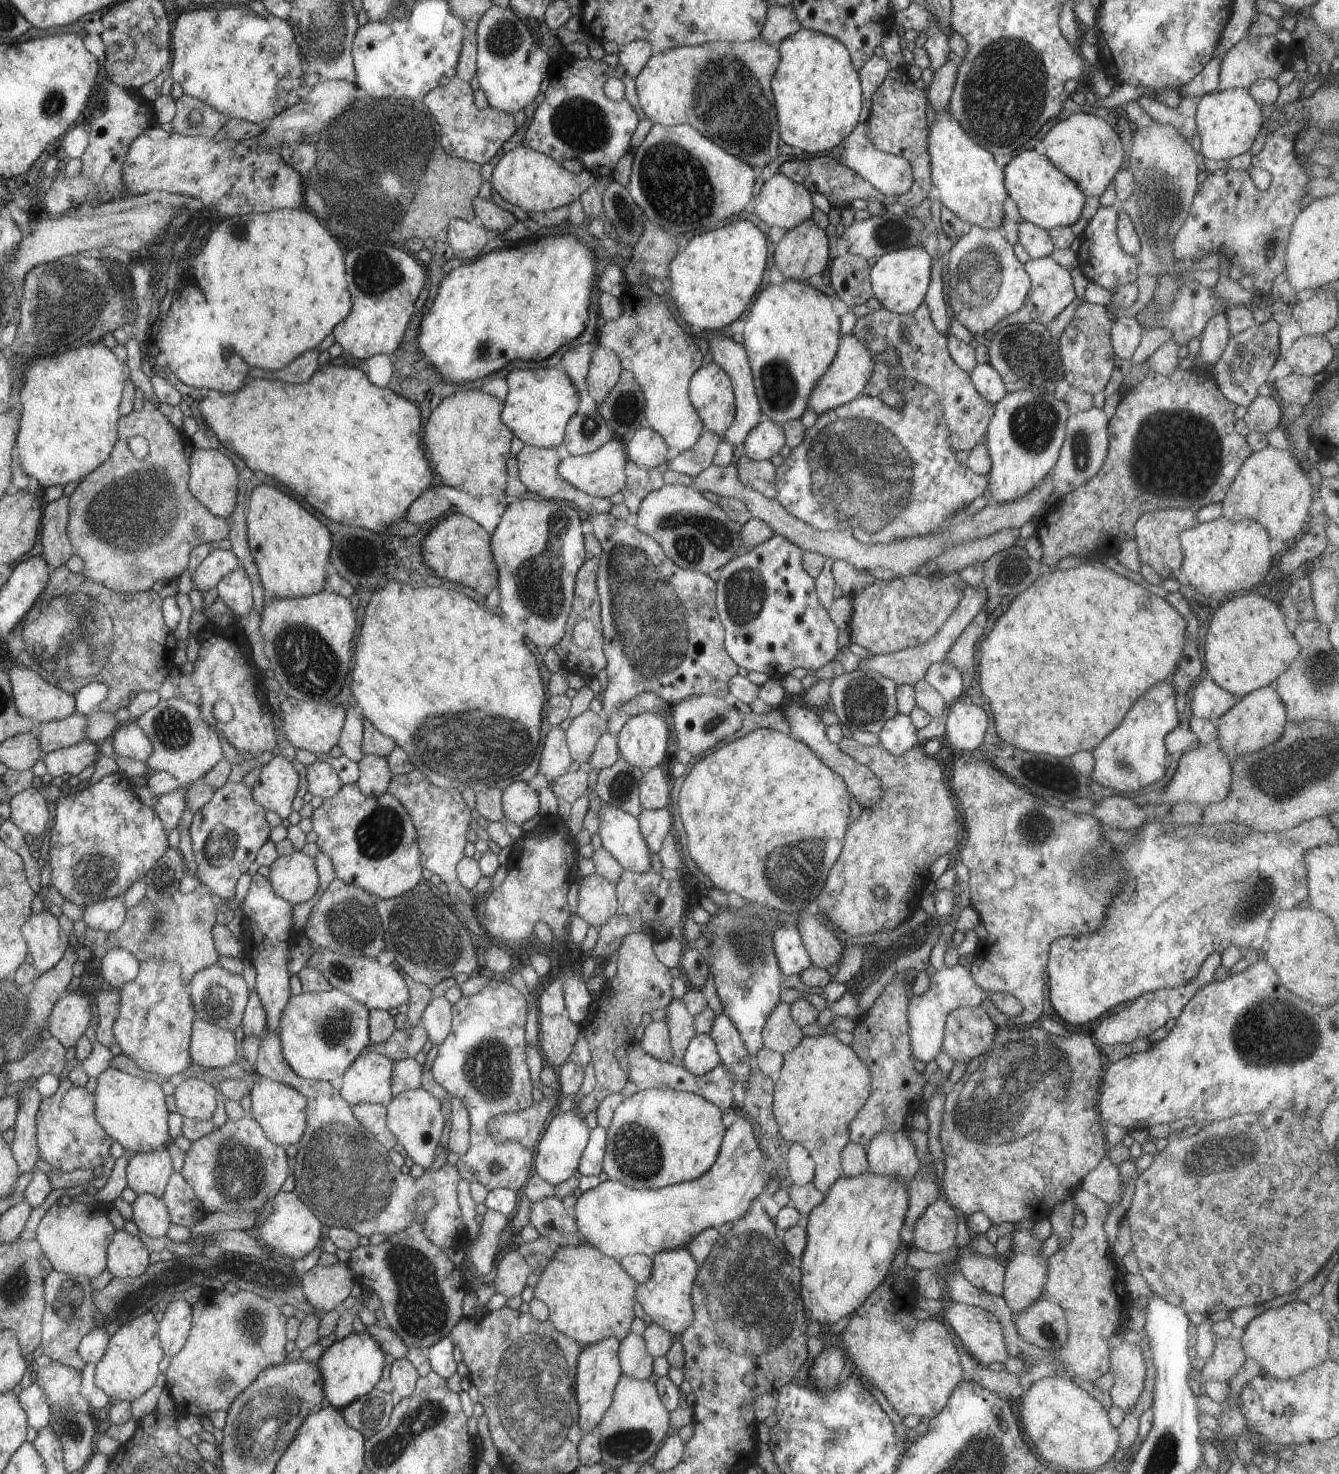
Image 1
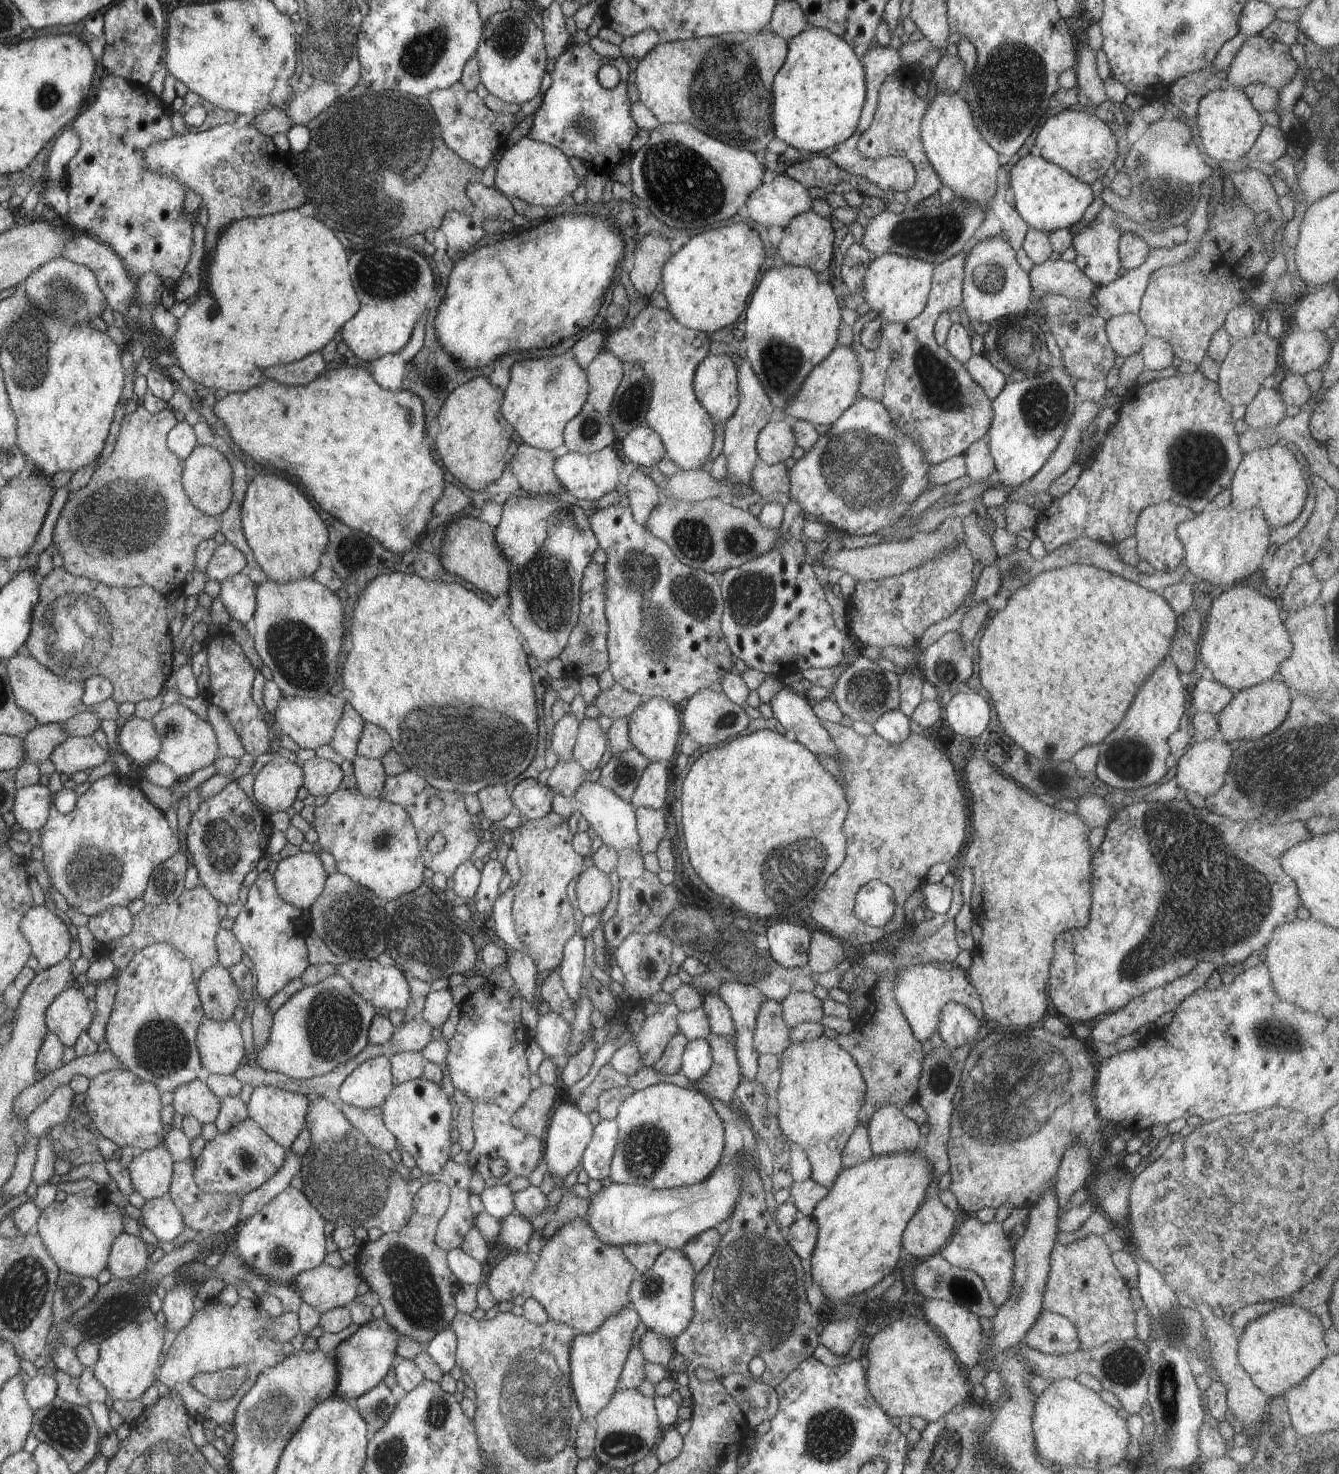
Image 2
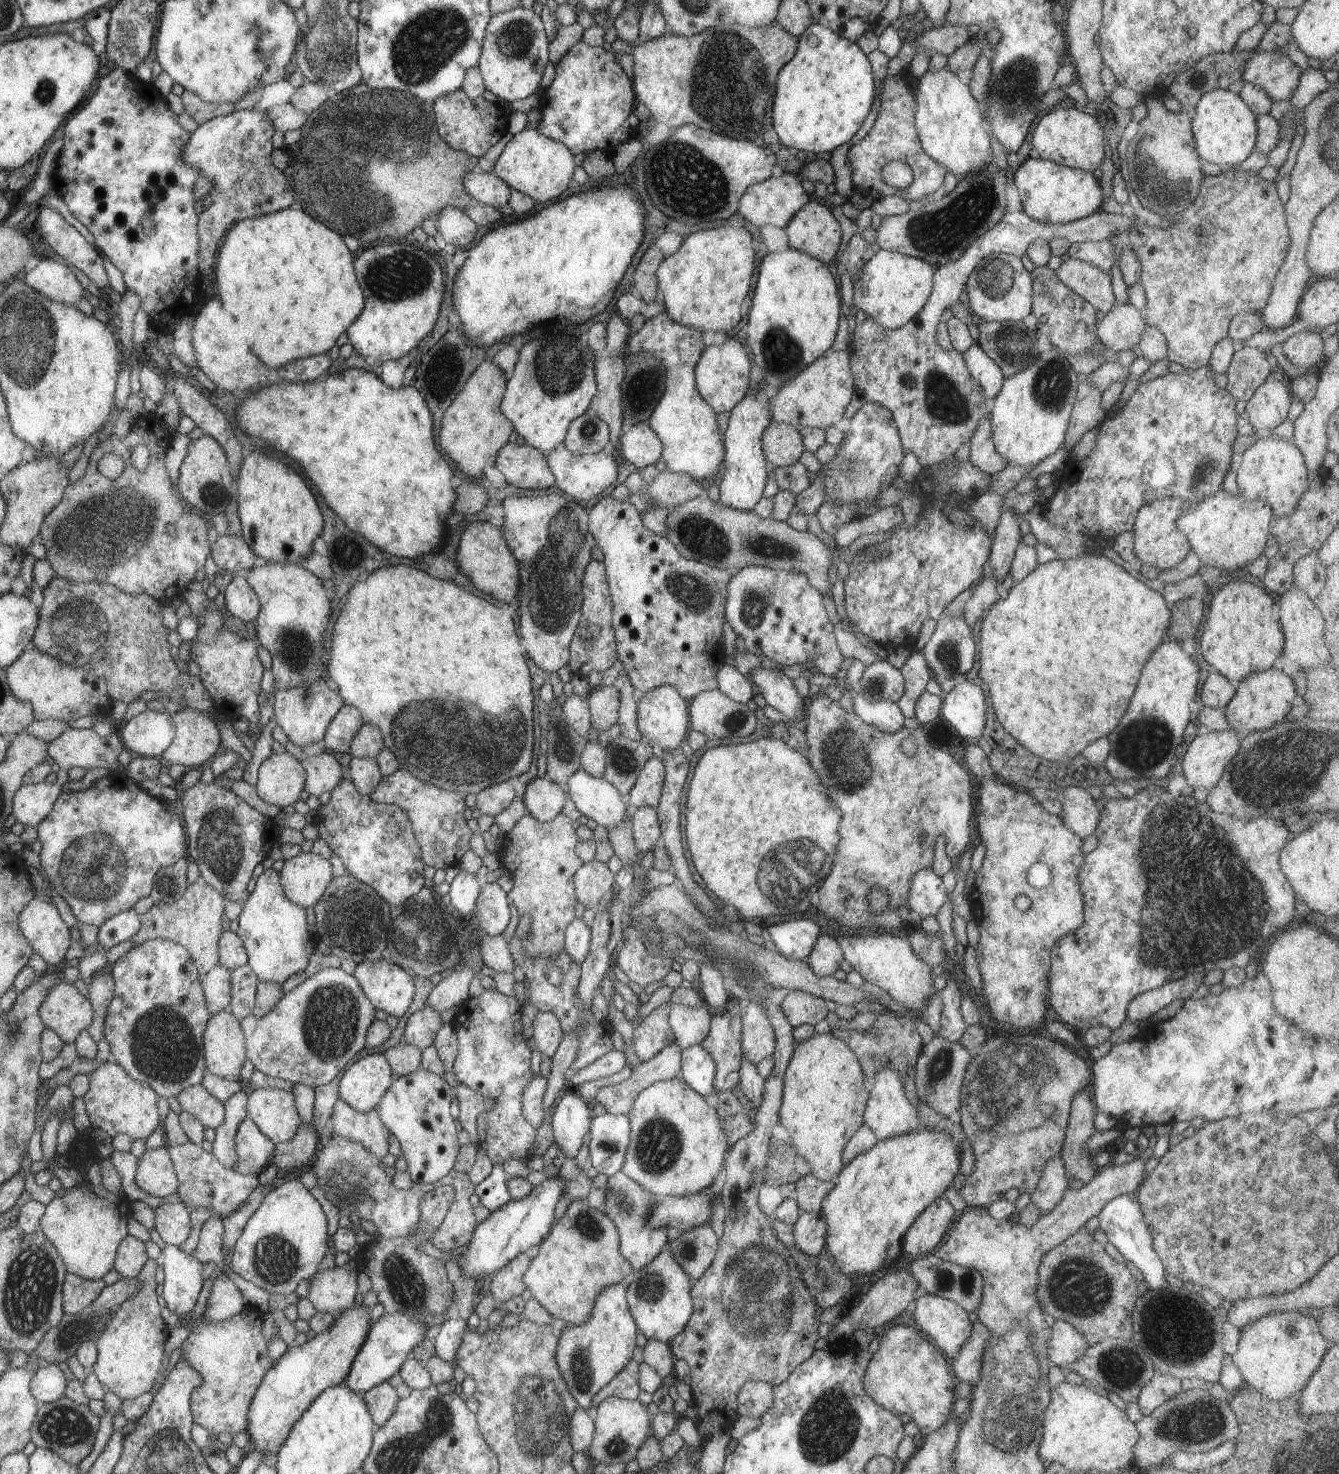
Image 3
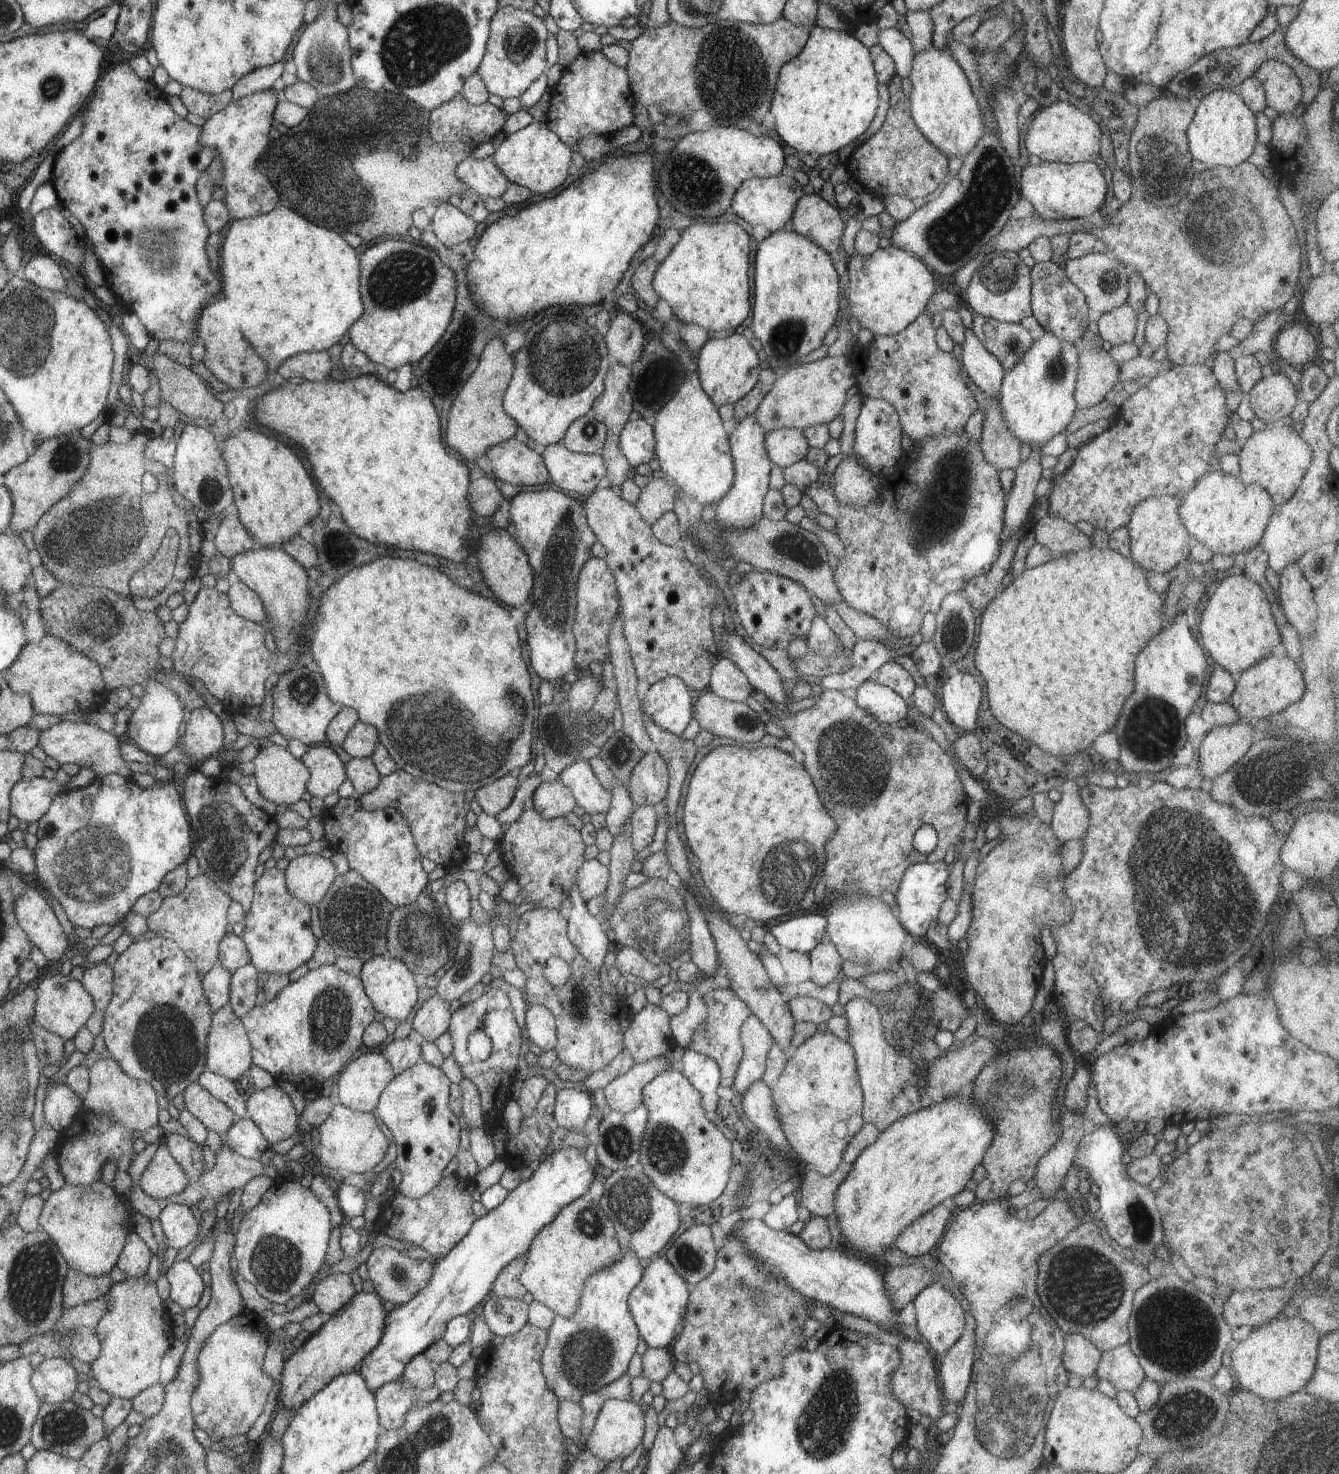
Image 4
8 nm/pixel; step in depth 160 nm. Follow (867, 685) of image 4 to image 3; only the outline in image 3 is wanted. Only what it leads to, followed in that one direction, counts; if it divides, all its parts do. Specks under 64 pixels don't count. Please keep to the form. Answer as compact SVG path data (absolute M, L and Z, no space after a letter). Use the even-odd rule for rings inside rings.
M853 694L853 709L866 724L885 733L895 733L903 728L905 716L897 703L886 699L872 700L866 694Z

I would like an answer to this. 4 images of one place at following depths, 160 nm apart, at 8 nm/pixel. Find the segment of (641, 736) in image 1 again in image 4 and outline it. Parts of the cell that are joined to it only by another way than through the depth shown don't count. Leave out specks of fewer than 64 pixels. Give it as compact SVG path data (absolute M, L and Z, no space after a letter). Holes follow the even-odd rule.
M669 676L650 685L641 709L646 718L673 735L682 736L694 718L695 695L675 676Z

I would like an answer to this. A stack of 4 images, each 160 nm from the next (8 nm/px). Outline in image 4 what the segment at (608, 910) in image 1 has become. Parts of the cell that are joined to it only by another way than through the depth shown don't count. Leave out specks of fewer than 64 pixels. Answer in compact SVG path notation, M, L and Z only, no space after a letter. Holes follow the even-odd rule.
M588 859L577 872L577 885L584 902L600 896L607 889L610 880L608 867L602 865L598 859Z

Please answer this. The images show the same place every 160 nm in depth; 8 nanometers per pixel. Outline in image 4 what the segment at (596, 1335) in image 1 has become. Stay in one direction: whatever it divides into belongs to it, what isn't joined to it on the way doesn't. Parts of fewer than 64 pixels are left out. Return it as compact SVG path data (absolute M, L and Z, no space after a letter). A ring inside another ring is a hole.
M580 1197L560 1209L559 1216L535 1236L519 1279L534 1301L570 1318L579 1309L587 1278L618 1262L623 1255L616 1229L599 1203Z

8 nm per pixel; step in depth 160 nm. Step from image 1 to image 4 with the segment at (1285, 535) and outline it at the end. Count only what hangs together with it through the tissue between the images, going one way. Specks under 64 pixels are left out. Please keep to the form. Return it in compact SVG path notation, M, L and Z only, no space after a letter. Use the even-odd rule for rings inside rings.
M1272 425L1263 431L1253 432L1239 452L1240 474L1245 485L1257 484L1264 487L1276 505L1288 502L1298 487L1311 463L1312 449L1304 442L1292 426Z

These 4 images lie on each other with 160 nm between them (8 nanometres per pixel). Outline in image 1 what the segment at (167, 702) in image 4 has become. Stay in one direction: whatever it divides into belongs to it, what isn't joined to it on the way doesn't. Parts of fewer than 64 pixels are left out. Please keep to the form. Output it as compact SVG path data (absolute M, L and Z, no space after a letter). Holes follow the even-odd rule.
M136 720L120 724L113 733L112 741L118 757L142 761L142 764L154 752L154 744L147 738L146 732L138 726Z

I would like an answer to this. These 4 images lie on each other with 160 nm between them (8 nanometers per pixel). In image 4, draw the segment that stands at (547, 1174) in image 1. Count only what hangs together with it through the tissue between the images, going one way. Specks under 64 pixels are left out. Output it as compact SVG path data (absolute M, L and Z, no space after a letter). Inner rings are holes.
M575 1089L558 1090L554 1107L554 1126L582 1130L595 1111L590 1092Z

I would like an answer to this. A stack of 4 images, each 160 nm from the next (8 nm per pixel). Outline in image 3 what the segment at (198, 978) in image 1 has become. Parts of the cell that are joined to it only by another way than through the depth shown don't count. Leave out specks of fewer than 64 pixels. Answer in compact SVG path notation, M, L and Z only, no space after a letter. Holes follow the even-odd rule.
M218 964L203 977L203 993L207 1006L218 1014L230 1004L230 969Z

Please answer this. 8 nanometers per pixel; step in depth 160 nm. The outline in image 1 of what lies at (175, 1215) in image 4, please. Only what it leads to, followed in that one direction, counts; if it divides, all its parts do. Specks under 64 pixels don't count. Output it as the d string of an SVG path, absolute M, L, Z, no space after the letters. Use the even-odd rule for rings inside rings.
M142 1193L136 1197L131 1206L131 1220L138 1226L139 1232L144 1232L149 1237L166 1236L172 1222L168 1206L162 1198Z

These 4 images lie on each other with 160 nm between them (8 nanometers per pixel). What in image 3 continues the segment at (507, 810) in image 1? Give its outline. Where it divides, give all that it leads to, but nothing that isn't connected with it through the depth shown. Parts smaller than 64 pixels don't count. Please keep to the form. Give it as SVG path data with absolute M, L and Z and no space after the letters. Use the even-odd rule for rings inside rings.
M545 777L530 781L523 794L528 814L541 823L558 817L567 800L568 794L564 788Z

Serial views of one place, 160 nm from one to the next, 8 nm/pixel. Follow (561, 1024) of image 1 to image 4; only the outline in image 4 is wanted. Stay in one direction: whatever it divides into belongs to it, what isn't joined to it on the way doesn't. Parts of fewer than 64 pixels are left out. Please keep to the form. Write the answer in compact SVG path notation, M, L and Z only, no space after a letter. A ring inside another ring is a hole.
M528 1005L523 1024L528 1038L543 1051L551 1051L558 1044L558 1023L546 1007Z

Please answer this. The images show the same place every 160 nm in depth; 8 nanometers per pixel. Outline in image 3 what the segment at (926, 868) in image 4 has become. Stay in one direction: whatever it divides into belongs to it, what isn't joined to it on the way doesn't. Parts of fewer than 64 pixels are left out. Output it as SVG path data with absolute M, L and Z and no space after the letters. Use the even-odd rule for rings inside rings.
M932 869L919 870L911 880L908 908L912 908L914 917L937 917L937 914L949 902L949 894L942 878Z

